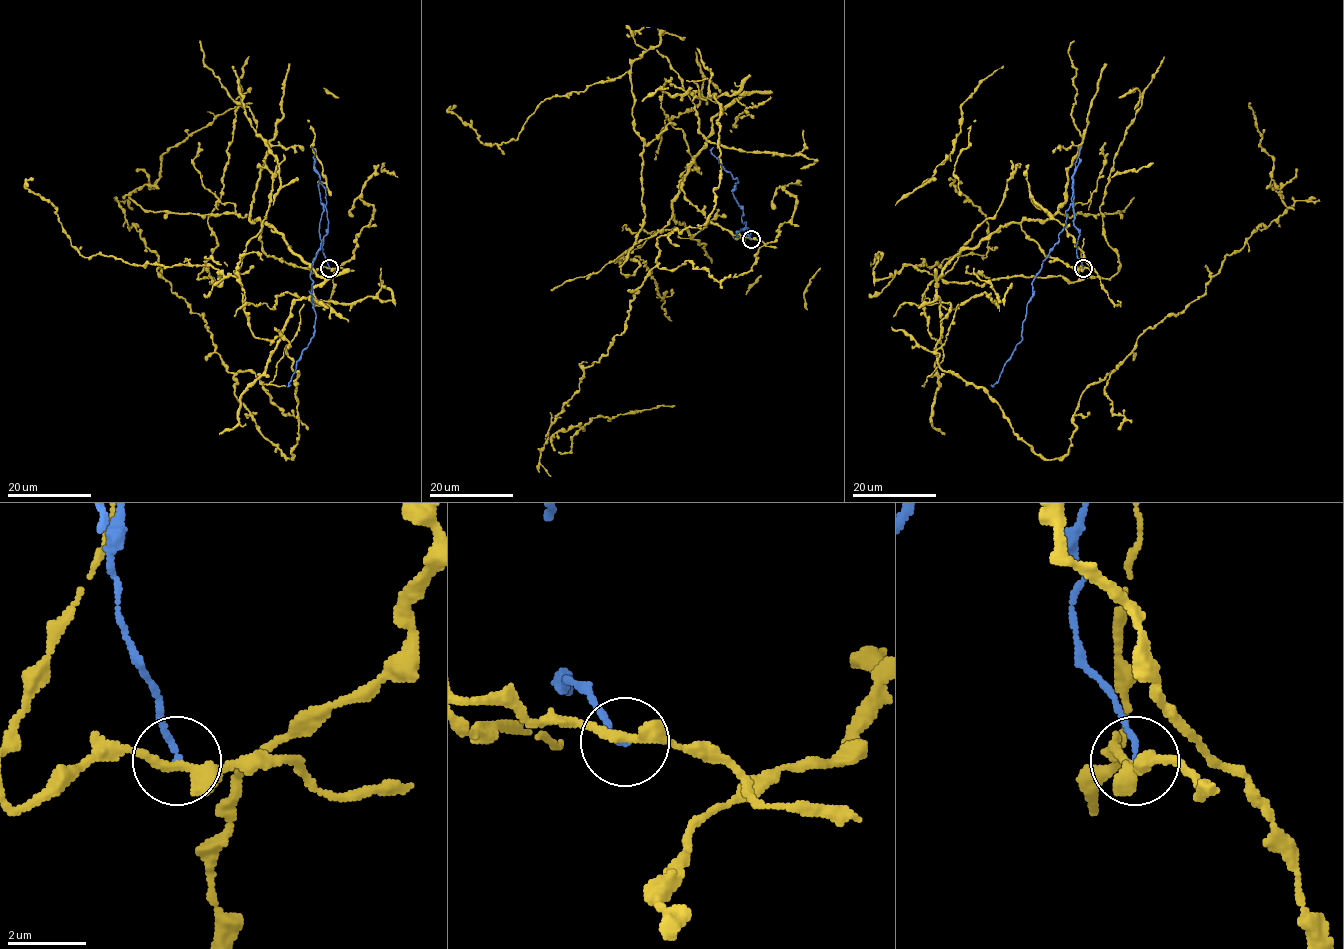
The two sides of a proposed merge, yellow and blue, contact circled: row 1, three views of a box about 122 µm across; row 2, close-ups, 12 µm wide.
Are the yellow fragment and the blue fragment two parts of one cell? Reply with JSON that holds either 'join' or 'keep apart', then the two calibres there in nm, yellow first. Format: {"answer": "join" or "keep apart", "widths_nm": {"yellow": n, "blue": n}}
{"answer": "keep apart", "widths_nm": {"yellow": 280, "blue": 160}}

